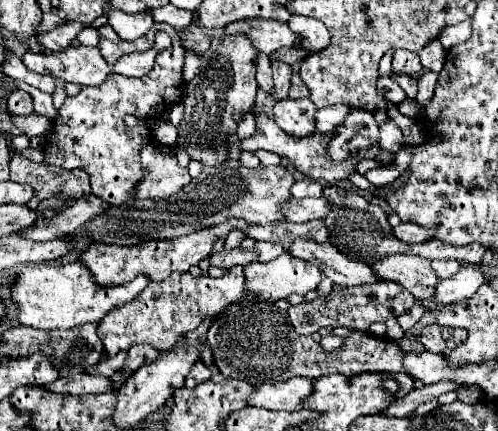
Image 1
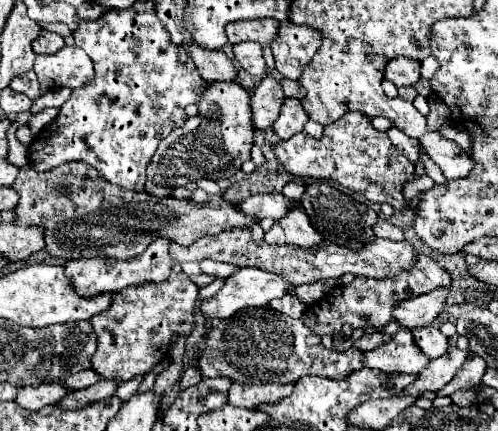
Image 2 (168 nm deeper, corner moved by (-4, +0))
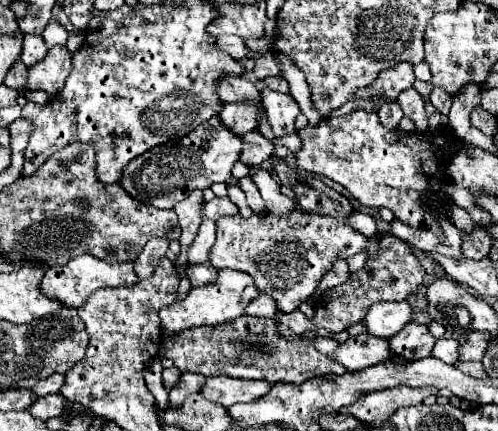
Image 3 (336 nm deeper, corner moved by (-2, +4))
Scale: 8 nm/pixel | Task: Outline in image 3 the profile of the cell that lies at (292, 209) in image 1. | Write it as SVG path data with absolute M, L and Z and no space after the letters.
M225 196L225 198L213 198L211 202L205 202L203 206L203 218L211 218L211 220L219 220L223 216L235 216L239 214L239 208Z

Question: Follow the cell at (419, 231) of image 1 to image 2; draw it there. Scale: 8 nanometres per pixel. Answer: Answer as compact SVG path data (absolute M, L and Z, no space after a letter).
M379 218L379 222L375 222L373 226L373 232L379 236L379 238L389 238L389 240L403 240L403 232L401 228L393 226L391 222L387 222L385 218Z

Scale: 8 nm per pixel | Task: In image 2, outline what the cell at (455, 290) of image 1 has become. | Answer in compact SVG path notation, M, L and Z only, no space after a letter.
M441 288L429 294L421 294L417 298L409 298L407 302L399 302L393 308L395 322L399 324L399 328L407 328L407 330L429 326L439 316L447 292L449 288Z

